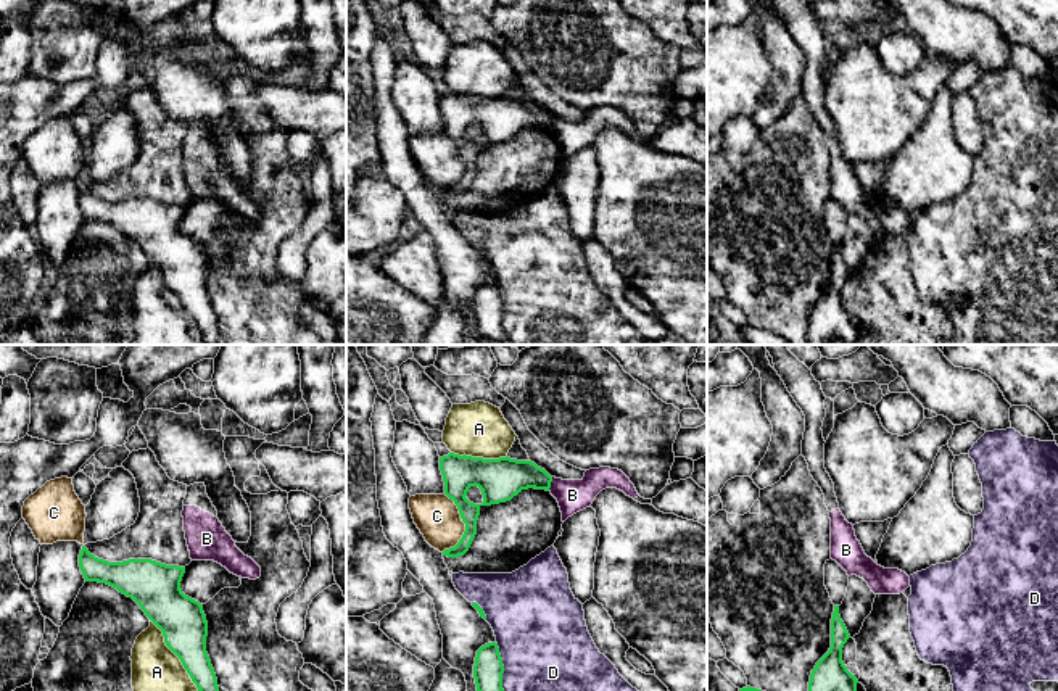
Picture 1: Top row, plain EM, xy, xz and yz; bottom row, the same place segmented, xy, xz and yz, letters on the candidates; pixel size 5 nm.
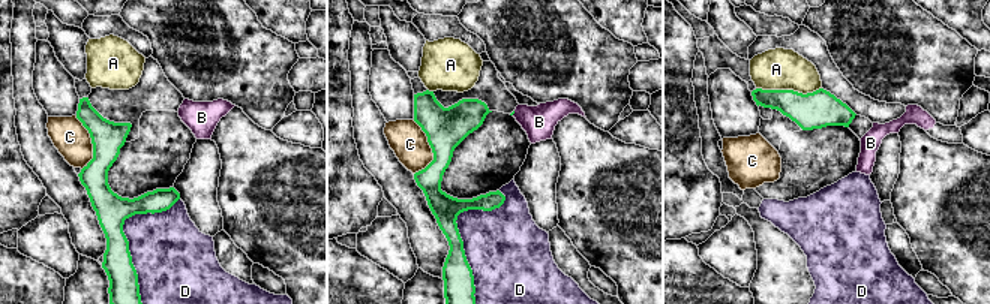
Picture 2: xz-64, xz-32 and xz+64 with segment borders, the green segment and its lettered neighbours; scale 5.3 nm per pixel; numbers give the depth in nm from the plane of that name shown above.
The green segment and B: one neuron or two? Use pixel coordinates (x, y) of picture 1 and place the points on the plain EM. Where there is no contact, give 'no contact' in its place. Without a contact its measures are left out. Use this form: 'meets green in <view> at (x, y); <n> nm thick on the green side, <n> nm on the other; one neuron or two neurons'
meets green in xz at (549, 123); 220 nm thick on the green side, 160 nm on the other; two neurons

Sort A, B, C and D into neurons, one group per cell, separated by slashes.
A / B / C / D

